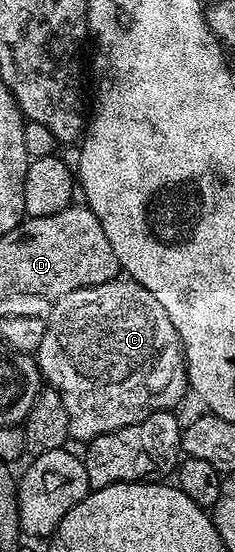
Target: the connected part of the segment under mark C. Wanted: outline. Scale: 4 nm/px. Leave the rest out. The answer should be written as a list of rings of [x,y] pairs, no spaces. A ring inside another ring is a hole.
[[[115,279],[108,283],[100,283],[92,287],[84,287],[72,291],[72,295],[64,295],[53,302],[50,310],[50,323],[44,331],[44,339],[38,344],[36,350],[36,360],[39,369],[42,370],[43,378],[48,382],[49,388],[55,389],[64,403],[64,411],[68,411],[68,423],[70,424],[70,437],[73,440],[89,443],[94,437],[99,437],[105,433],[111,433],[124,427],[132,427],[153,413],[173,410],[174,404],[188,393],[188,382],[186,380],[186,354],[182,351],[182,340],[172,327],[172,319],[168,319],[168,311],[160,307],[160,302],[152,291],[140,287],[140,283],[129,279]]]

